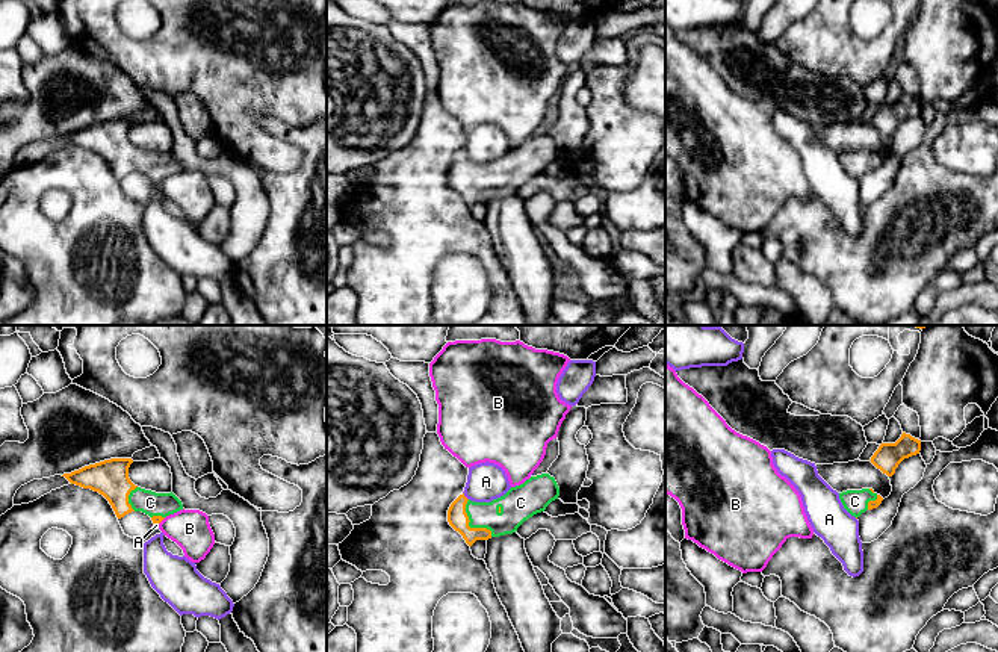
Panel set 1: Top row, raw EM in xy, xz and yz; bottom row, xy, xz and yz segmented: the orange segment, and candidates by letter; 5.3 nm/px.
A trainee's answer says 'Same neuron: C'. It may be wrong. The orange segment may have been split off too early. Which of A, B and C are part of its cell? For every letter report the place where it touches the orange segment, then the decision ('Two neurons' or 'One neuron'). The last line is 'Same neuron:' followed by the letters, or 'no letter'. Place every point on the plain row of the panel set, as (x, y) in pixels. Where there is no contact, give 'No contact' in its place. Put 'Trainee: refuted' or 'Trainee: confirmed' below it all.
A: Touches orange at xz (464, 158). Two neurons
B: Touches orange at xy (161, 182). Two neurons
C: Touches orange at xz (468, 186). One neuron
Same neuron: C
Trainee: confirmed

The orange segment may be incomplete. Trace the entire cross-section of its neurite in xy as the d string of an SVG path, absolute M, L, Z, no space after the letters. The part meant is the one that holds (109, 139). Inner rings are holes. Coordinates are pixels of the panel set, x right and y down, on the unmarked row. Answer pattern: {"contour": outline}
{"contour": "M110 120L64 135L71 145L91 150L103 156L118 180L132 172L148 175L153 185L183 171L181 162L171 154L156 154L135 147L129 139L132 120Z"}

